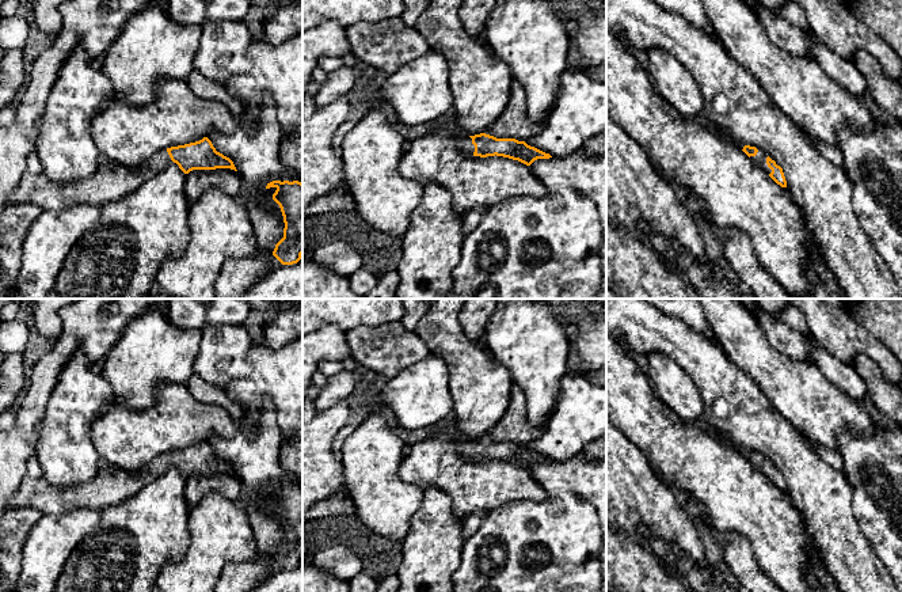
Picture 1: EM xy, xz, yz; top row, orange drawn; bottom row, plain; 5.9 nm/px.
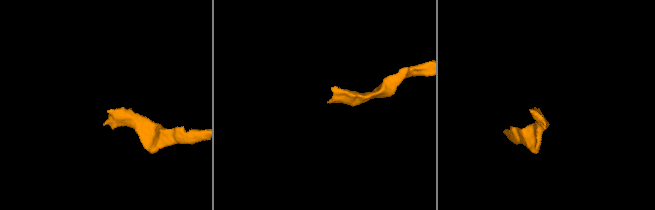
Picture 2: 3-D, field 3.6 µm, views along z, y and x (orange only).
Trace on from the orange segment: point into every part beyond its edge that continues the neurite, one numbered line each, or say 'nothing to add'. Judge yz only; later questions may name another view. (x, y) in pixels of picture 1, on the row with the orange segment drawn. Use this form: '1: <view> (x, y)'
1: yz (760, 159)

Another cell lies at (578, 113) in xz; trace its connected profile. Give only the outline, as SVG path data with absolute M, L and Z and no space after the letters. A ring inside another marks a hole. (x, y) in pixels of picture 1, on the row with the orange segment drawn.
M567 69L560 77L560 88L543 122L543 130L524 140L552 158L567 158L581 152L583 144L606 130L606 84L591 79L585 71Z

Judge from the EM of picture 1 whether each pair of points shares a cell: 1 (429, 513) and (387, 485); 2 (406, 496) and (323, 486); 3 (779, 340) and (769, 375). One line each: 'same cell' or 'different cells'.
1: different cells
2: different cells
3: different cells

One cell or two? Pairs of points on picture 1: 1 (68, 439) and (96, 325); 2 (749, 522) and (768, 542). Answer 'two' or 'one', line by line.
1: two
2: one

